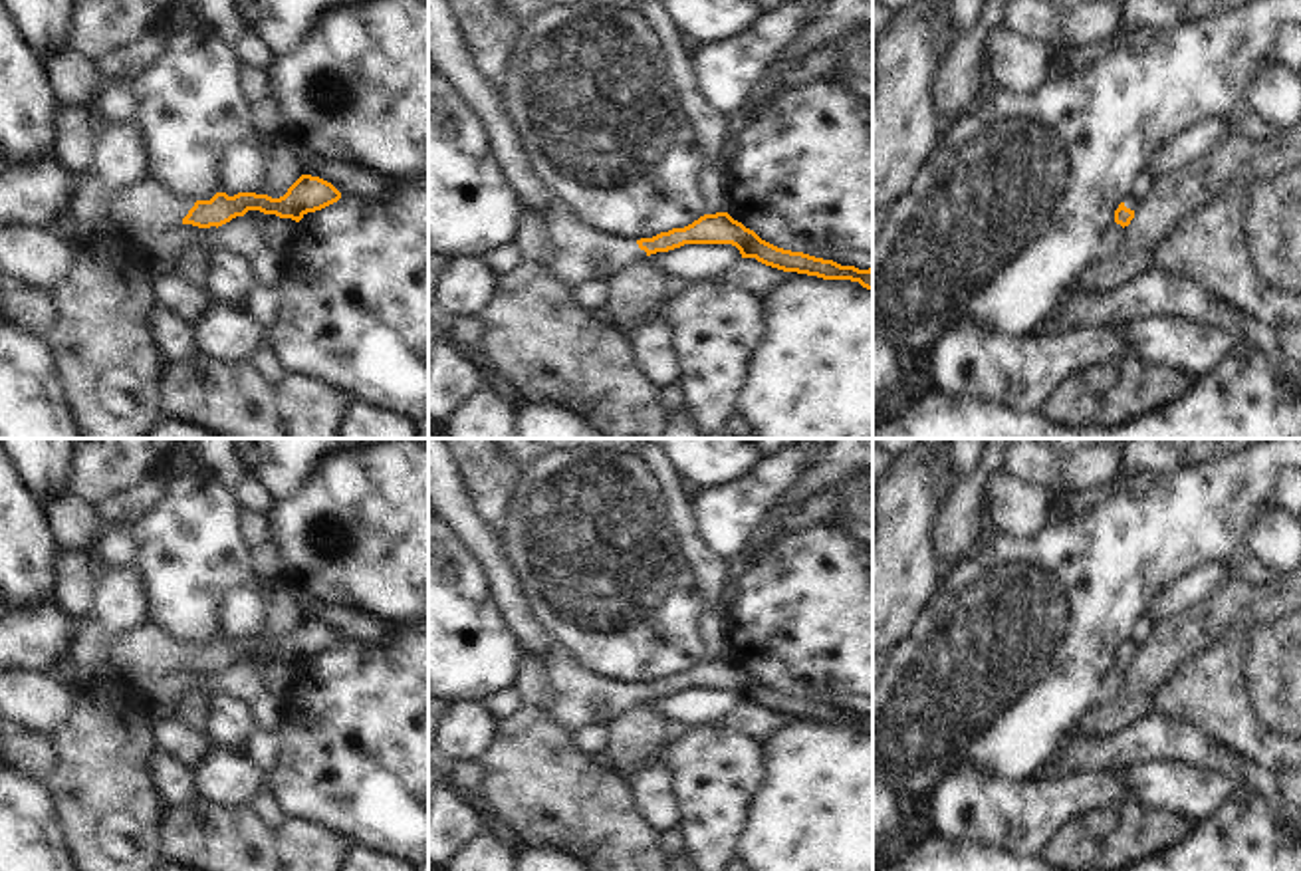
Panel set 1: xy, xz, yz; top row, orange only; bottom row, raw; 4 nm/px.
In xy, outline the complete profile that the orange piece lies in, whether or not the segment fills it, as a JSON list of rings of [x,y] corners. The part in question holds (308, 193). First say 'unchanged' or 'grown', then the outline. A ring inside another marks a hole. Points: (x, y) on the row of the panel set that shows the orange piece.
grown | [[[301,175],[284,196],[216,192],[210,200],[182,200],[173,196],[161,183],[143,179],[111,194],[107,236],[143,252],[155,238],[177,224],[198,228],[222,226],[248,210],[276,214],[299,222],[307,212],[321,210],[341,198],[327,181]]]

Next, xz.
grown | [[[551,192],[545,212],[547,234],[555,246],[549,268],[565,284],[609,280],[635,260],[668,252],[684,244],[732,244],[742,258],[823,280],[851,280],[873,292],[873,268],[859,270],[833,260],[777,248],[754,230],[734,220],[728,212],[704,214],[684,228],[672,228],[652,238],[621,240],[611,232],[583,222],[565,200]]]

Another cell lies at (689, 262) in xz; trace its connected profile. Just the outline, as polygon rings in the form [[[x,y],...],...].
[[[684,244],[647,258],[654,260],[670,278],[694,282],[724,276],[742,254],[732,244]]]

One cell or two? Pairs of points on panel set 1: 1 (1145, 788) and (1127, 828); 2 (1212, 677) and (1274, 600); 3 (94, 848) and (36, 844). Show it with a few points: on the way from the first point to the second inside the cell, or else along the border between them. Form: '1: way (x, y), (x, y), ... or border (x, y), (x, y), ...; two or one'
1: border (1127, 794), (1155, 810), (1171, 810), (1182, 816); two
2: border (1254, 622), (1236, 622), (1212, 643); two
3: border (54, 800), (62, 836), (70, 850); two

